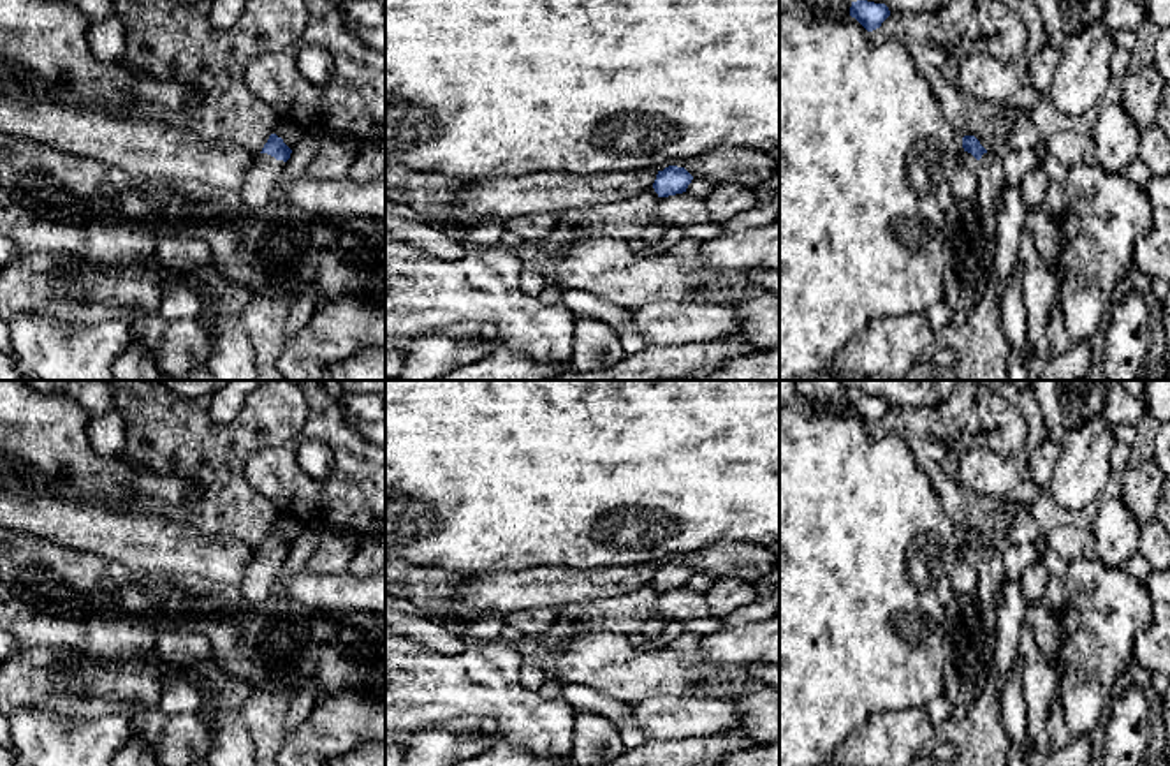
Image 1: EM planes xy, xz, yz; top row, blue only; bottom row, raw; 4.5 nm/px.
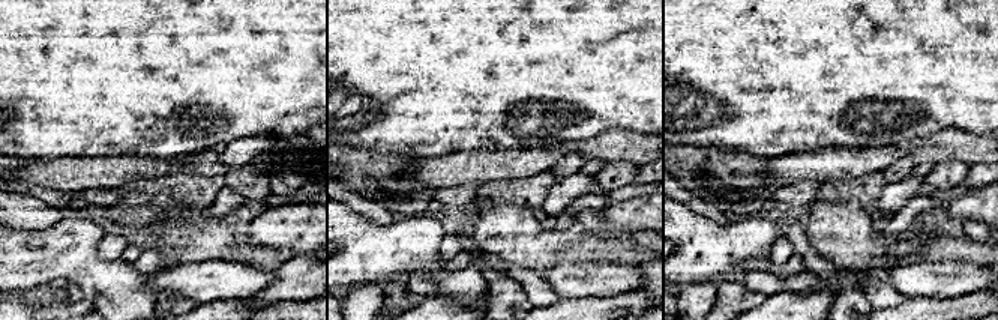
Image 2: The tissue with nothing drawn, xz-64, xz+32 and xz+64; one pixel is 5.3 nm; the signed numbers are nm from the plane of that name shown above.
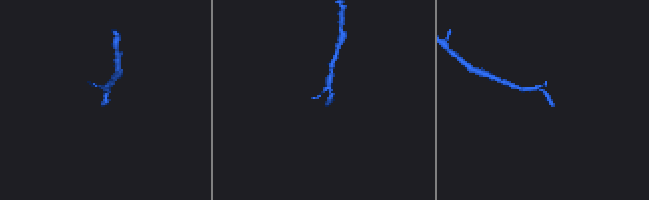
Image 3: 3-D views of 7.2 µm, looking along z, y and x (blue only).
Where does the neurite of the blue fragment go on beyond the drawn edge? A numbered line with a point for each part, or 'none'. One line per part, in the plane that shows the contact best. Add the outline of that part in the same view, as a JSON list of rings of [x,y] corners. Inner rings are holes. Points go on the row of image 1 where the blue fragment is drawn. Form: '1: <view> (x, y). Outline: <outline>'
1: xy (255, 196). Outline: [[[259,153],[243,183],[243,188],[236,194],[246,217],[264,213],[273,197],[274,183],[278,181],[287,162],[276,160],[267,153]]]

